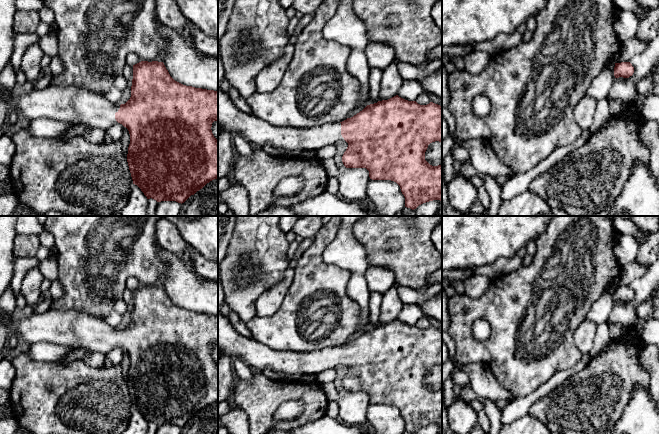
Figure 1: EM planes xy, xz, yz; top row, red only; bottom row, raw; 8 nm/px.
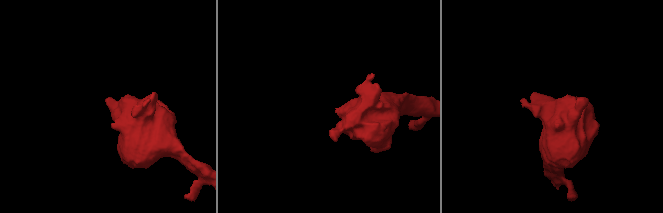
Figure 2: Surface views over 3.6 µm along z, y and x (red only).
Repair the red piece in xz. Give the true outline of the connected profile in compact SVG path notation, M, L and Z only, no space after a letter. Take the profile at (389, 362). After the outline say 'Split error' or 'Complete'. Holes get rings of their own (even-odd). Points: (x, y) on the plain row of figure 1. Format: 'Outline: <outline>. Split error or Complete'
Outline: M218 312L218 350L221 355L240 358L254 371L271 369L284 374L317 375L333 369L337 365L346 365L348 371L342 380L346 392L366 392L372 404L391 404L396 406L405 421L405 431L412 434L419 429L433 425L442 425L442 389L432 390L425 384L428 369L439 365L442 367L442 331L430 326L420 329L416 325L405 324L398 319L377 327L367 329L362 335L339 347L324 348L307 353L275 351L269 347L239 334L230 320Z. Split error

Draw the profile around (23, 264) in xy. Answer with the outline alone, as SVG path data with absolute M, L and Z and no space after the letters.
M18 257L14 266L14 276L10 287L17 297L21 293L21 282L26 272L38 266L39 260L36 257Z

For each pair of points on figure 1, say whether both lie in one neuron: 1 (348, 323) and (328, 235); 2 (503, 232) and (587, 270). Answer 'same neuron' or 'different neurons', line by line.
1: same neuron
2: different neurons

